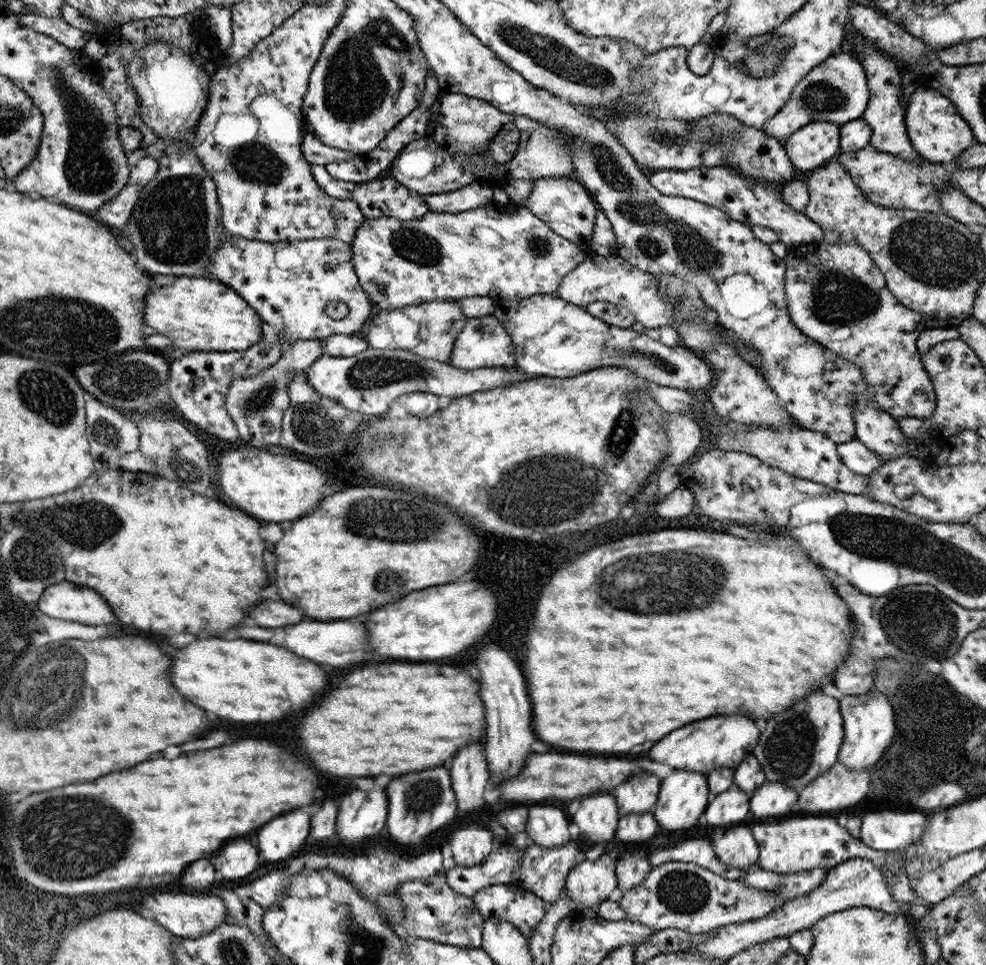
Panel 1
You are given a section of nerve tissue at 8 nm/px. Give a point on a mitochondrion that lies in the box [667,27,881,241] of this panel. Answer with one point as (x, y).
(820, 97)

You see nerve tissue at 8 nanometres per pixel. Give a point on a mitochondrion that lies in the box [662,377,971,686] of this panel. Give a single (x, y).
(912, 610)

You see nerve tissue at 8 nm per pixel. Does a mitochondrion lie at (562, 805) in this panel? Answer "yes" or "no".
no

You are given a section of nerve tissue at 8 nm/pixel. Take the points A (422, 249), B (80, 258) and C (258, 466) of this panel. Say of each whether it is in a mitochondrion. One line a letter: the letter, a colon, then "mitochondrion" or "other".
A: mitochondrion
B: other
C: other

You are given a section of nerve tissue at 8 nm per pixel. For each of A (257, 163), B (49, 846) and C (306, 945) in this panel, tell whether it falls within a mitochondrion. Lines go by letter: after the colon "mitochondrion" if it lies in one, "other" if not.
A: mitochondrion
B: mitochondrion
C: other

